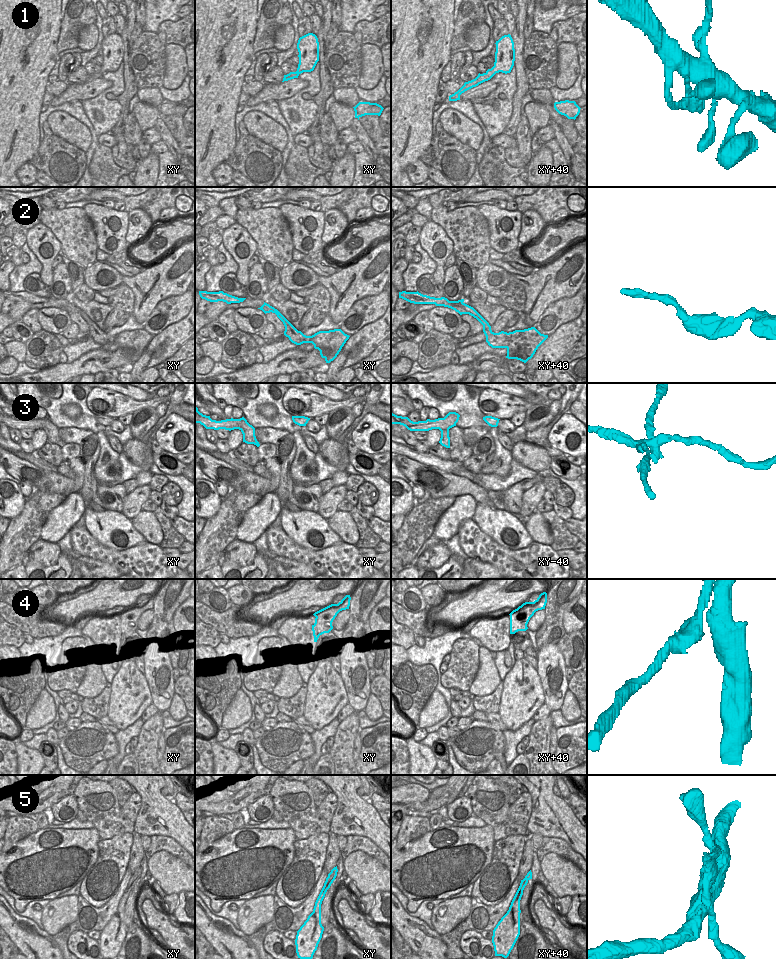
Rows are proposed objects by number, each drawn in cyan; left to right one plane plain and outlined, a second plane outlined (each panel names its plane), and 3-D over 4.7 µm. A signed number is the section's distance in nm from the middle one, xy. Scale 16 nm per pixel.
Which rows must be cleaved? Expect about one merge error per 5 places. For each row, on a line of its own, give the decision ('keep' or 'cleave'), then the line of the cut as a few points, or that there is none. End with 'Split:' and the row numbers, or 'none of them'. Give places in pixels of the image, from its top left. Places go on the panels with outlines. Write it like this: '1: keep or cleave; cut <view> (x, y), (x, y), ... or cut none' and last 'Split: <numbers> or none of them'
1: keep; cut none
2: keep; cut none
3: cleave; cut xy (246, 420), (239, 429)
4: keep; cut none
5: cleave; cut xy (323, 887), (327, 889)
Split: 3, 5

